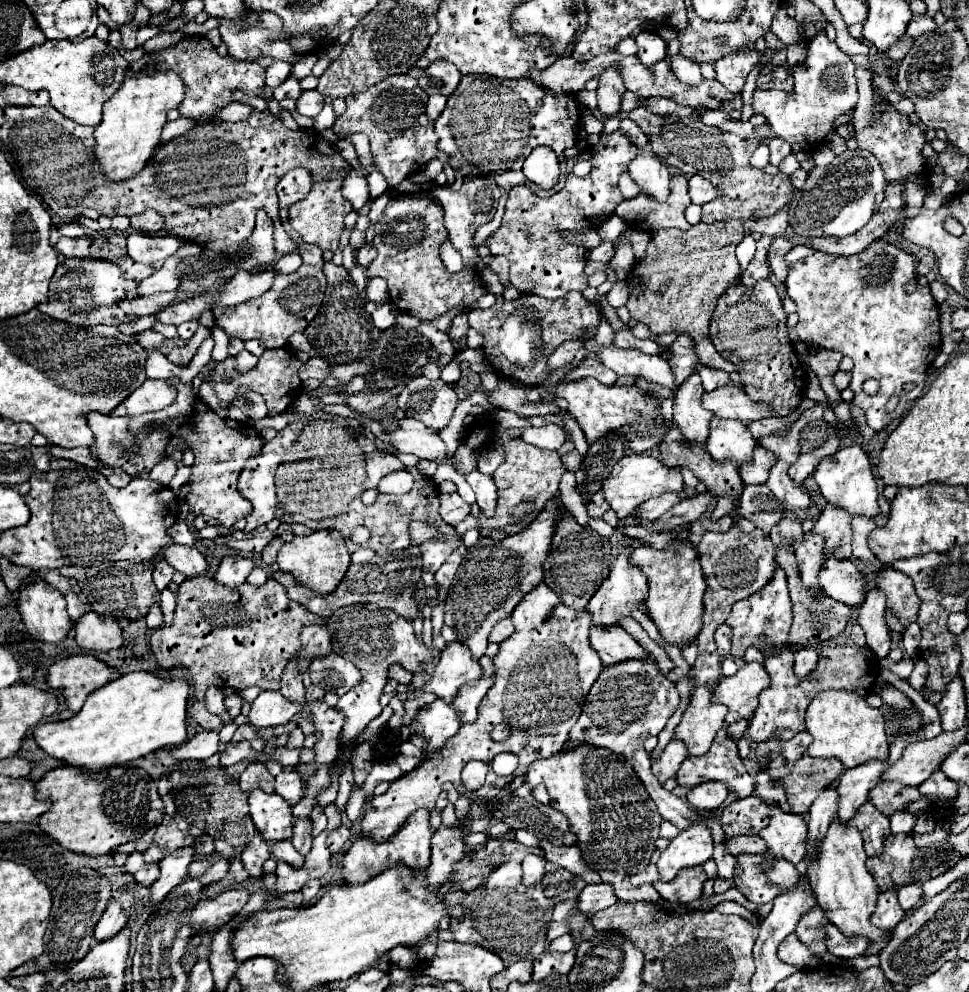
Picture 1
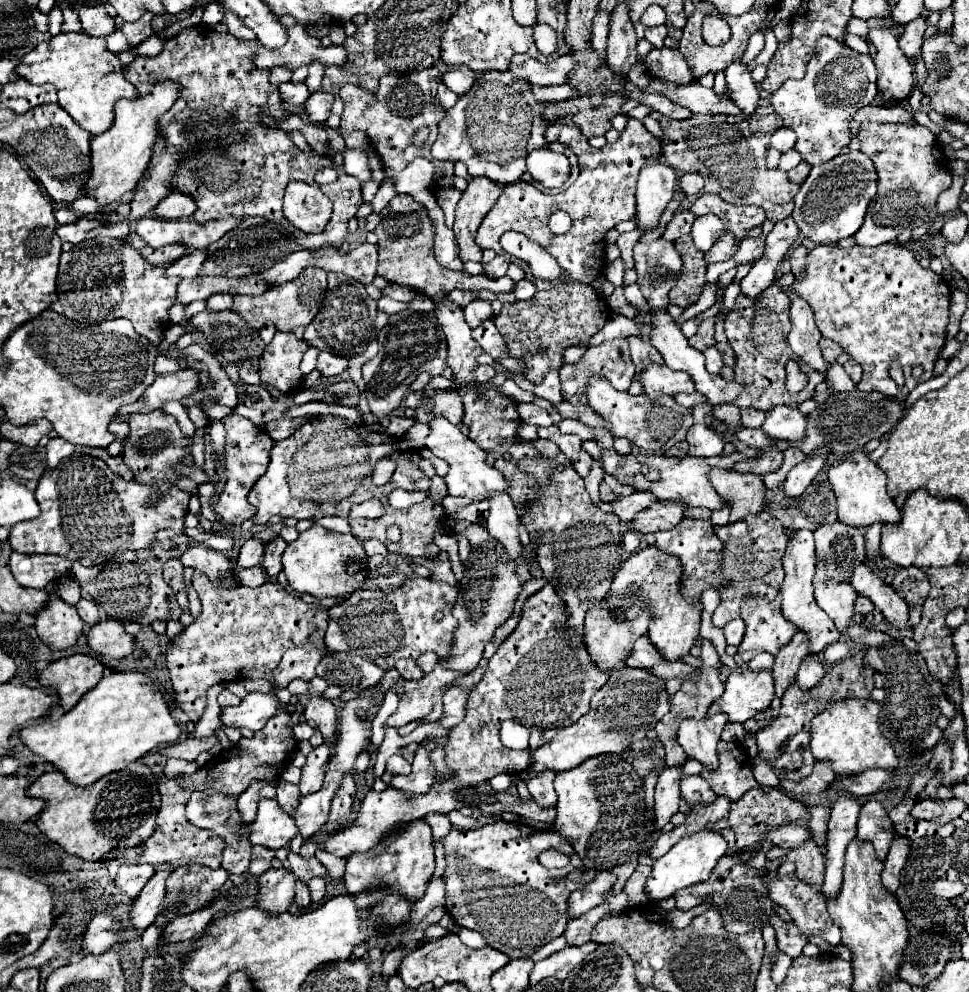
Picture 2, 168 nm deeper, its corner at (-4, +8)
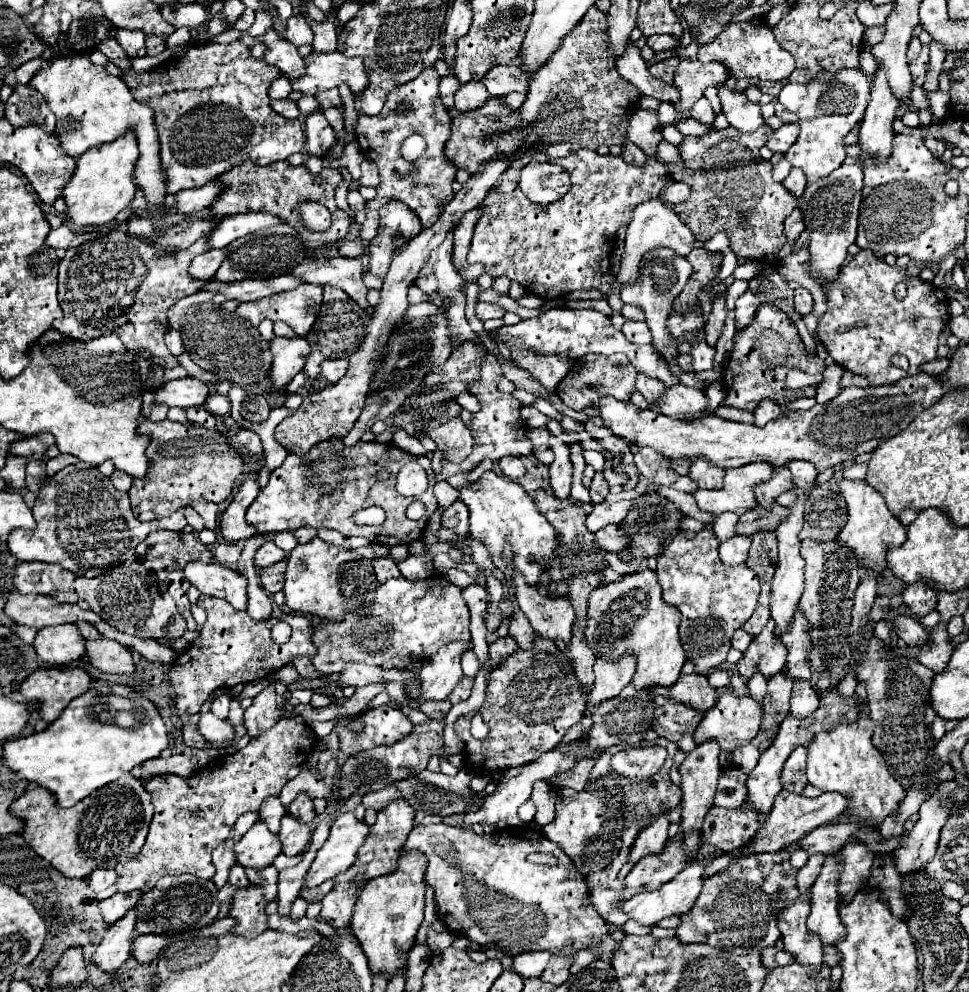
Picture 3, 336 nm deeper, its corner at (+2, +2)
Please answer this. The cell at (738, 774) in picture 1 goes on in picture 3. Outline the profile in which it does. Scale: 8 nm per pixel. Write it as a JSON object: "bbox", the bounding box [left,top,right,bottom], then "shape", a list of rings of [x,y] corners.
{"bbox":[715,768,747,808],"shape":[[[725,768],[719,776],[715,804],[723,806],[723,808],[741,806],[747,798],[745,780],[747,780],[747,774],[741,772],[739,768]]]}

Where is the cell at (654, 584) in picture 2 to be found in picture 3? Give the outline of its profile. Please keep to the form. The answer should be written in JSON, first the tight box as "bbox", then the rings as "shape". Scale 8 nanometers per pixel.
{"bbox":[585,568,687,690],"shape":[[[643,568],[591,592],[585,642],[591,646],[595,656],[603,656],[607,660],[615,660],[625,652],[635,652],[637,670],[633,682],[639,690],[647,690],[651,686],[671,686],[679,678],[687,660],[679,640],[679,622],[679,610],[665,604],[661,598],[661,586],[655,570]]]}

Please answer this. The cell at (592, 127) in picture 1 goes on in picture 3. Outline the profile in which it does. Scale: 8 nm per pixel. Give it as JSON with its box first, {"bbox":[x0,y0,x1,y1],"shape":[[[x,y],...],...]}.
{"bbox":[623,142,645,164],"shape":[[[625,142],[625,144],[623,144],[623,158],[625,158],[627,162],[631,162],[631,164],[643,164],[645,154],[643,154],[643,150],[637,148],[633,142]]]}

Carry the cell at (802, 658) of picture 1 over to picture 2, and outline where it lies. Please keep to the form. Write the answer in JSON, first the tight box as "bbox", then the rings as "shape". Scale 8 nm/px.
{"bbox":[797,656,825,690],"shape":[[[805,656],[805,660],[801,662],[801,668],[797,672],[797,684],[803,690],[809,690],[809,688],[817,686],[823,676],[825,676],[825,668],[819,662],[819,658],[817,656]]]}

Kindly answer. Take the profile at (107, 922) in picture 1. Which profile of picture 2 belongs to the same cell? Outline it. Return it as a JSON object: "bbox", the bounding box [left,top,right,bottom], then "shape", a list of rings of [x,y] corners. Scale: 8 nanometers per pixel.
{"bbox":[83,914,119,954],"shape":[[[109,914],[95,916],[83,936],[83,954],[99,954],[103,950],[109,950],[115,946],[119,926],[115,926],[113,918]]]}

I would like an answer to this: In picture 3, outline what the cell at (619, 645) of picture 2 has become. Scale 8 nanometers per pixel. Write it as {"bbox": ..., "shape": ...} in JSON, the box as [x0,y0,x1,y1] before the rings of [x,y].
{"bbox":[589,654,637,706],"shape":[[[623,654],[617,660],[597,658],[595,666],[593,666],[595,682],[589,690],[589,706],[595,706],[595,704],[619,694],[623,690],[623,686],[631,682],[635,666],[637,666],[635,654]]]}

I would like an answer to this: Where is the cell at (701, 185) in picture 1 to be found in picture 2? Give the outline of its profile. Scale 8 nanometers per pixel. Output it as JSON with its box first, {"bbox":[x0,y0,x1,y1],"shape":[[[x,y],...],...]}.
{"bbox":[679,174,703,194],"shape":[[[683,174],[679,180],[679,190],[683,194],[699,194],[703,188],[703,176],[701,174]]]}

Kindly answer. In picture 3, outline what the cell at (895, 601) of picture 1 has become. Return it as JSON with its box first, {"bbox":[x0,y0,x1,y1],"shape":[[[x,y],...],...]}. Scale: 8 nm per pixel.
{"bbox":[901,582,937,616],"shape":[[[915,582],[915,584],[909,584],[903,592],[901,592],[901,598],[903,602],[919,616],[931,612],[935,608],[935,602],[937,602],[937,596],[935,596],[935,590],[929,588],[925,582]]]}

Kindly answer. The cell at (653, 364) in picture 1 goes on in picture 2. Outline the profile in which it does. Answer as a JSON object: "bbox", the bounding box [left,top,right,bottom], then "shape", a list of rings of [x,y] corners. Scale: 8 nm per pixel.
{"bbox":[637,364,695,398],"shape":[[[651,364],[645,372],[637,374],[637,378],[641,380],[641,384],[645,388],[645,394],[653,396],[653,398],[675,396],[679,392],[685,392],[685,394],[695,392],[695,384],[685,372],[669,370],[665,364],[663,366]]]}

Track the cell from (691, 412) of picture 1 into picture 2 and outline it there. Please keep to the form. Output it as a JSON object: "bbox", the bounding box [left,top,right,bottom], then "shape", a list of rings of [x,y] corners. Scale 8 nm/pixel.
{"bbox":[687,404,723,456],"shape":[[[699,404],[693,406],[693,418],[695,424],[687,432],[687,442],[689,442],[689,456],[721,456],[723,454],[723,440],[717,436],[715,430],[711,430],[705,424],[705,416],[711,414],[711,404]]]}

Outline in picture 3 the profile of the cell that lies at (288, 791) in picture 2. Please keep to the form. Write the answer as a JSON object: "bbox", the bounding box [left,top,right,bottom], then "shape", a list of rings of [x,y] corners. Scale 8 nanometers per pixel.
{"bbox":[259,796,287,834],"shape":[[[271,796],[271,798],[265,798],[265,800],[263,800],[263,804],[261,804],[261,808],[259,808],[259,820],[267,822],[269,830],[277,834],[277,832],[279,832],[281,818],[283,818],[285,812],[287,812],[287,810],[285,810],[285,806],[281,804],[279,796]]]}

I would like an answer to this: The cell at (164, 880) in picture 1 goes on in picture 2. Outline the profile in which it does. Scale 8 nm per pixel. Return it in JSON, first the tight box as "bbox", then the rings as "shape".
{"bbox":[129,864,171,932],"shape":[[[165,864],[161,870],[153,874],[153,878],[145,884],[141,894],[135,898],[133,908],[129,912],[129,920],[131,920],[131,928],[135,928],[137,932],[143,932],[159,916],[161,902],[165,898],[165,880],[169,874],[171,868]]]}

